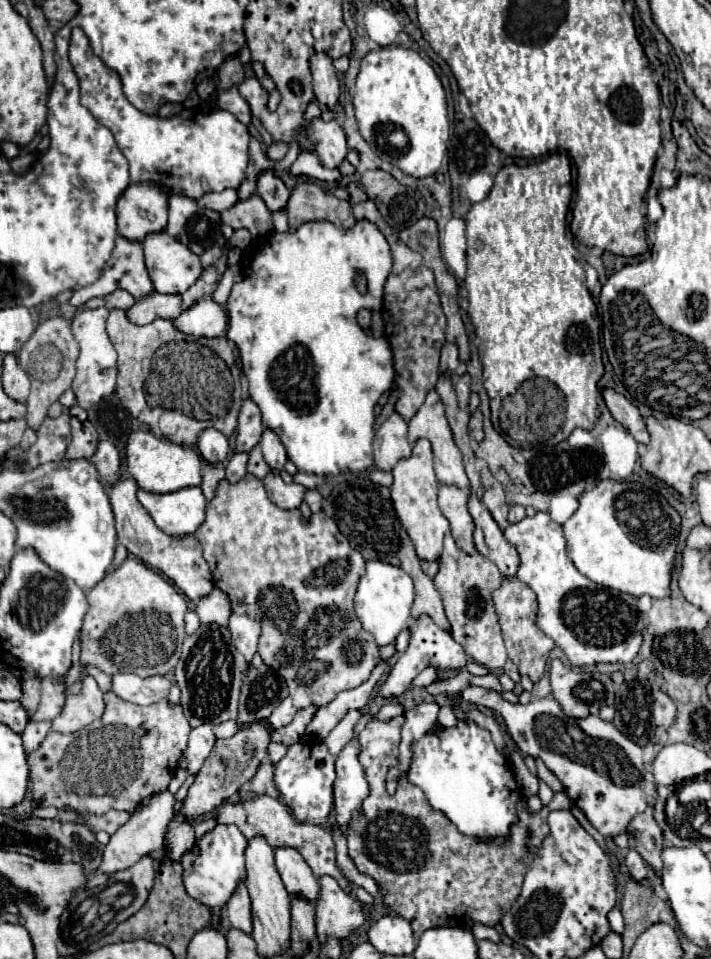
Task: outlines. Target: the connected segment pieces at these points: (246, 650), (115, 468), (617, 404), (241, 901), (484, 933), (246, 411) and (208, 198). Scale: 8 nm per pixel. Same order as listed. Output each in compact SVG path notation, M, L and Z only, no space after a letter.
M232 614L228 628L232 632L232 640L234 640L236 648L244 654L244 658L248 662L252 662L252 656L256 654L256 646L258 646L258 638L260 638L258 622L248 616Z
M100 442L92 462L106 484L116 484L116 480L120 480L120 452L112 442Z
M606 388L602 392L602 396L604 396L604 402L606 402L610 414L614 416L614 420L620 422L634 436L636 442L648 444L650 442L650 436L648 436L646 424L644 424L644 420L640 416L638 408L632 402L628 402L622 394L614 392L612 388Z
M244 884L232 894L228 906L226 906L226 918L232 928L238 928L246 934L252 932L252 914L250 914L250 896Z
M474 924L472 928L470 928L470 932L472 932L472 936L476 938L476 940L482 940L482 938L490 938L490 940L494 940L494 942L498 942L500 940L500 936L498 936L498 932L492 928L492 926L484 926L484 924Z
M248 398L242 402L242 410L238 416L238 440L236 440L236 452L250 452L264 432L260 408Z
M228 188L228 190L218 192L218 194L204 194L204 196L198 200L198 204L200 204L202 208L210 208L210 210L216 210L216 212L224 212L224 210L232 208L232 204L236 204L236 200L238 200L236 190Z

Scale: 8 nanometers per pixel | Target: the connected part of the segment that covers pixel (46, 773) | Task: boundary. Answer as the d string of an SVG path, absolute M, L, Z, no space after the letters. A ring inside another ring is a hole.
M112 692L104 694L104 702L106 702L106 712L100 720L72 734L50 732L48 738L40 744L40 748L28 754L32 794L34 800L40 802L40 806L56 806L56 808L70 806L78 812L88 810L98 816L108 810L132 812L138 808L138 804L144 798L164 792L168 788L168 782L172 780L178 768L178 760L186 750L188 734L192 730L180 704L170 704L164 700L150 706L138 706L120 700Z

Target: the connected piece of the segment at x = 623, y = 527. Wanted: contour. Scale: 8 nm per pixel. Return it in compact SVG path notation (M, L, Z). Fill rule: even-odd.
M602 480L594 490L580 498L580 506L574 516L564 524L564 536L568 542L568 556L580 574L592 582L618 592L632 594L639 599L644 594L651 598L664 599L671 596L672 568L680 536L680 516L658 492L636 484Z

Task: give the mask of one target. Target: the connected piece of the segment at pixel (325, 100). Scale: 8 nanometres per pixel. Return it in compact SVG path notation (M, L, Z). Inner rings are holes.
M322 52L314 54L310 60L310 70L312 70L314 94L318 104L324 108L332 108L340 96L340 82L332 66L332 58Z

